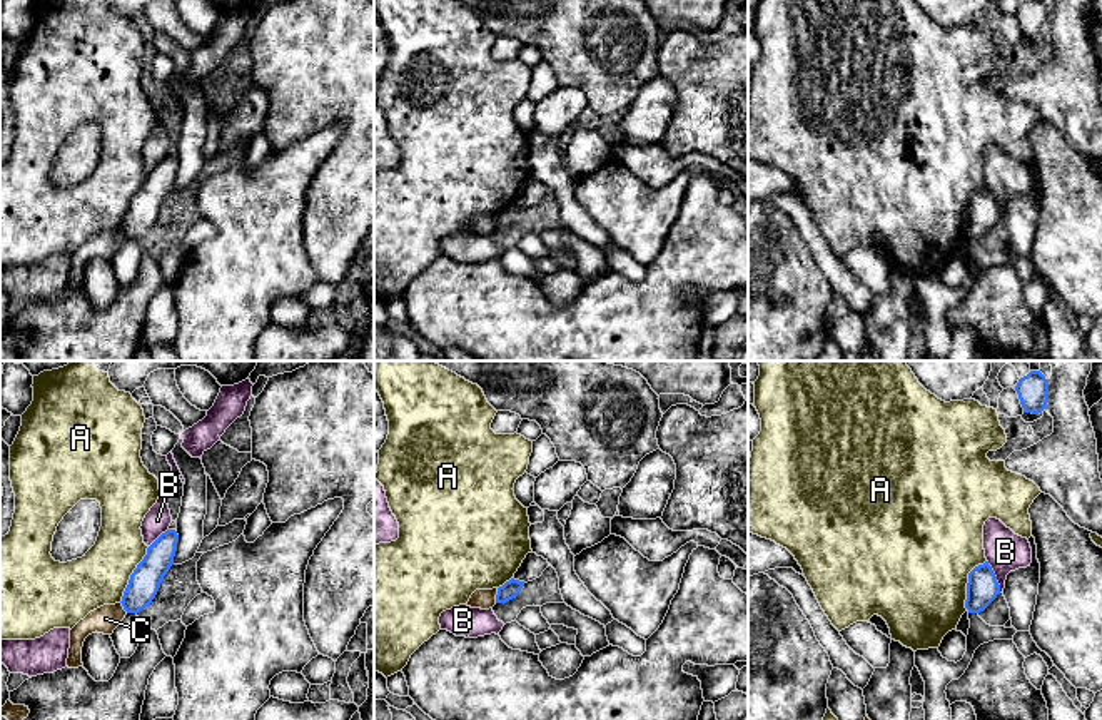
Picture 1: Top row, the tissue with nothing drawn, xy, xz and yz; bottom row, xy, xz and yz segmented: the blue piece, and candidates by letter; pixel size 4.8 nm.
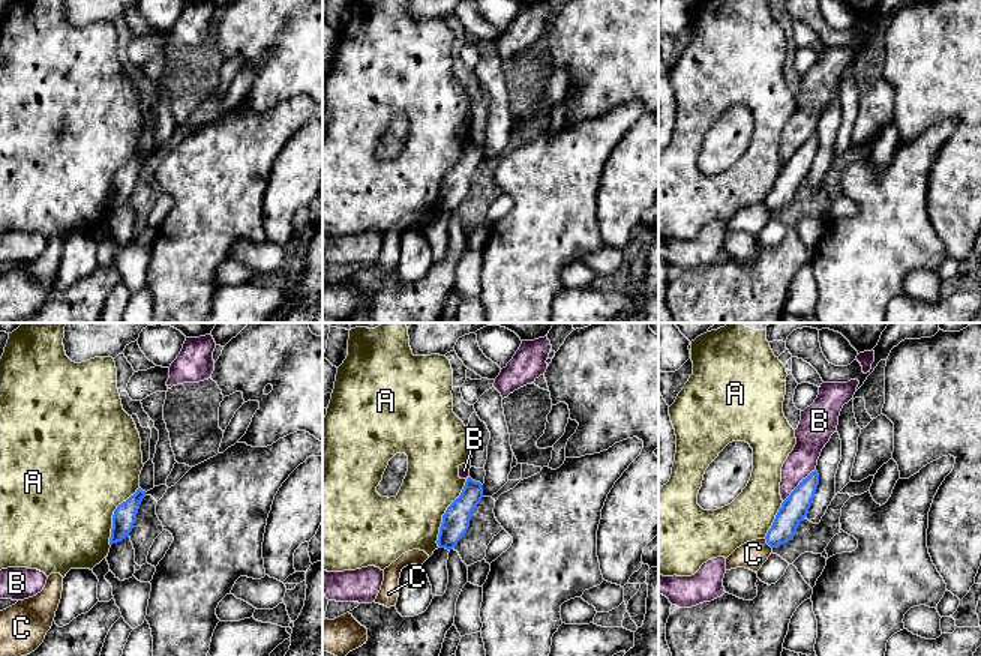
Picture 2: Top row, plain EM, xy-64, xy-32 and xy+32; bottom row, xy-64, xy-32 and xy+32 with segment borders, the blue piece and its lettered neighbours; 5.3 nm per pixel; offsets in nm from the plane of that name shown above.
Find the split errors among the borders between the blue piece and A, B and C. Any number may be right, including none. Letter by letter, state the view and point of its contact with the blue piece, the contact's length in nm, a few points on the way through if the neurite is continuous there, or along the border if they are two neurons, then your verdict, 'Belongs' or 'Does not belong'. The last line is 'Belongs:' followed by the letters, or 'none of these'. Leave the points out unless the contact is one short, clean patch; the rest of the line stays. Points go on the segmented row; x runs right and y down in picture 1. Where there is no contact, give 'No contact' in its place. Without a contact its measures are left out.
A: Touches blue at xy (131, 575). Shared border 300 nm. Does not belong
B: Touches blue at yz (995, 577). Shared border 170 nm. Does not belong
C: Touches blue at xz (496, 595). Shared border 70 nm. Boundary: xz (498, 588), (495, 602). Does not belong
Belongs: none of these

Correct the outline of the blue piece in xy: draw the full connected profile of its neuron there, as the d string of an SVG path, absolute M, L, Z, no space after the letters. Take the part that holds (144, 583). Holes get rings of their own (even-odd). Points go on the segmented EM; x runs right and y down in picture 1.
M167 530L147 548L147 555L130 575L120 601L127 613L139 613L152 603L164 576L174 565L177 541L177 531Z

